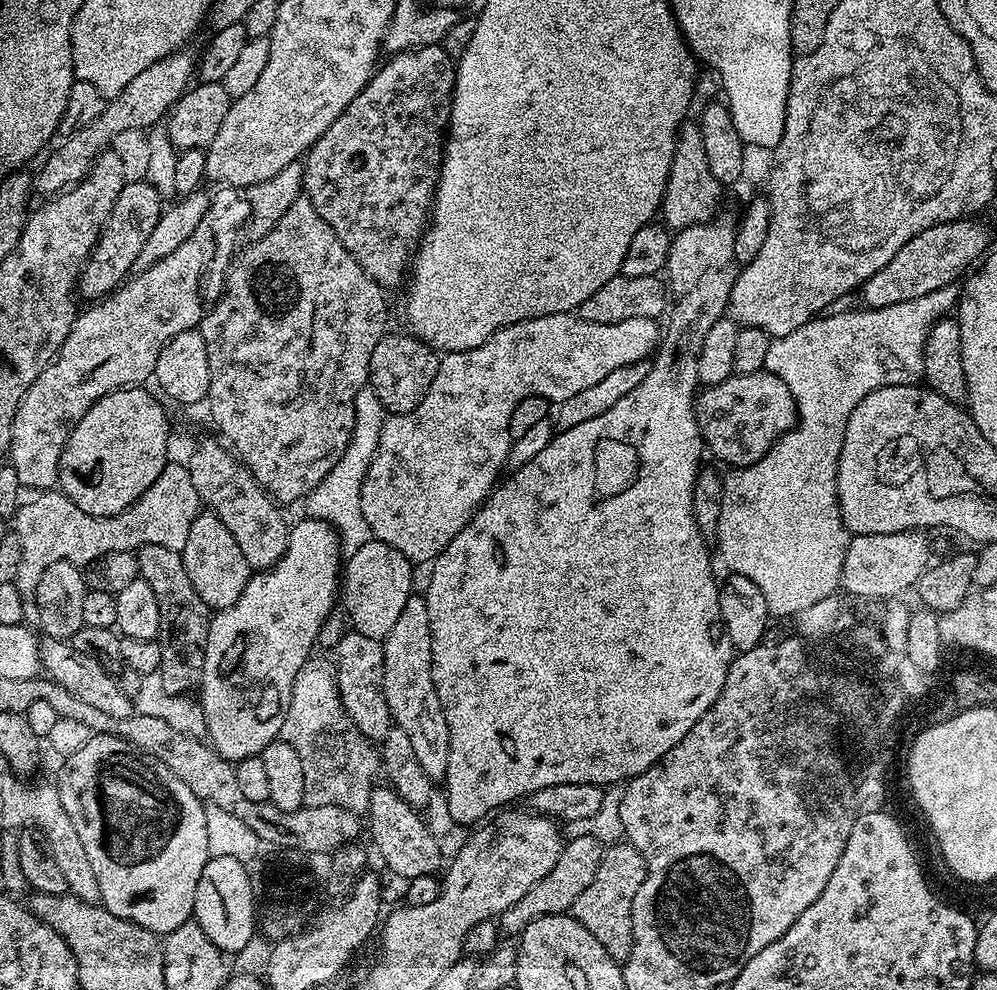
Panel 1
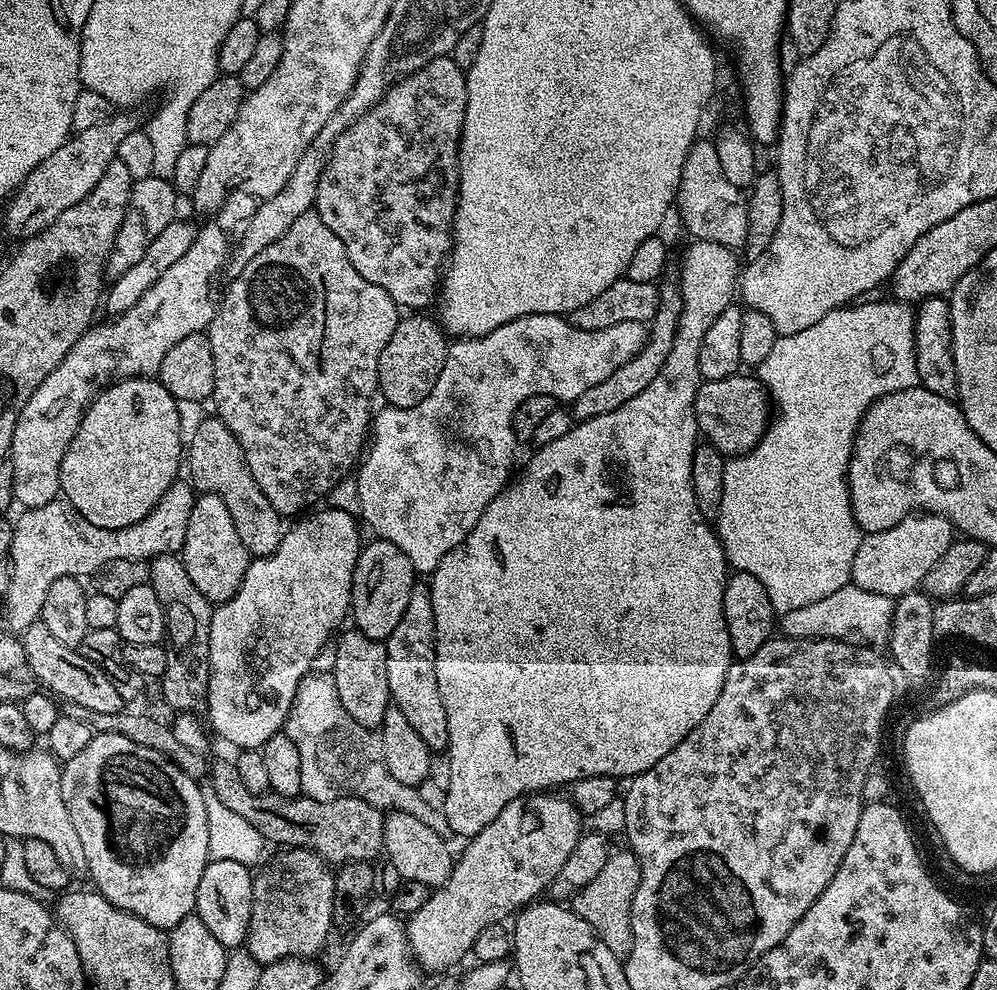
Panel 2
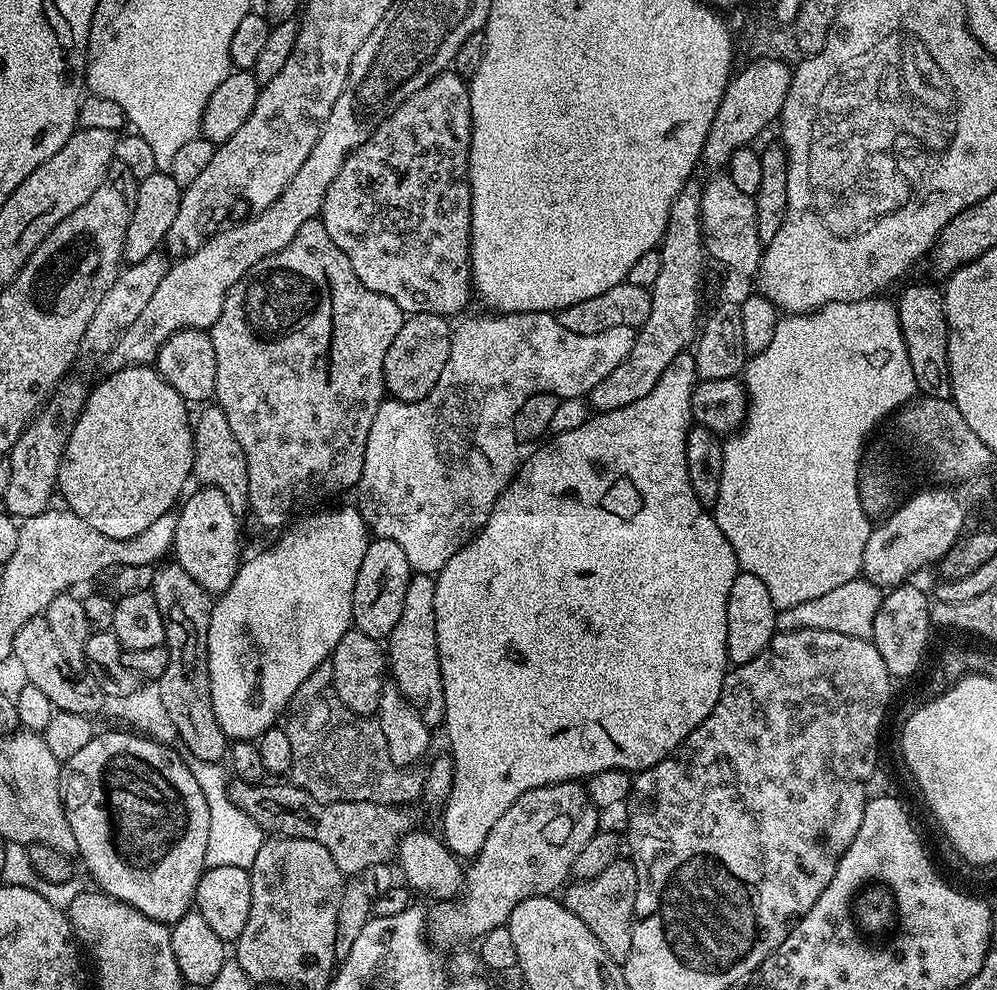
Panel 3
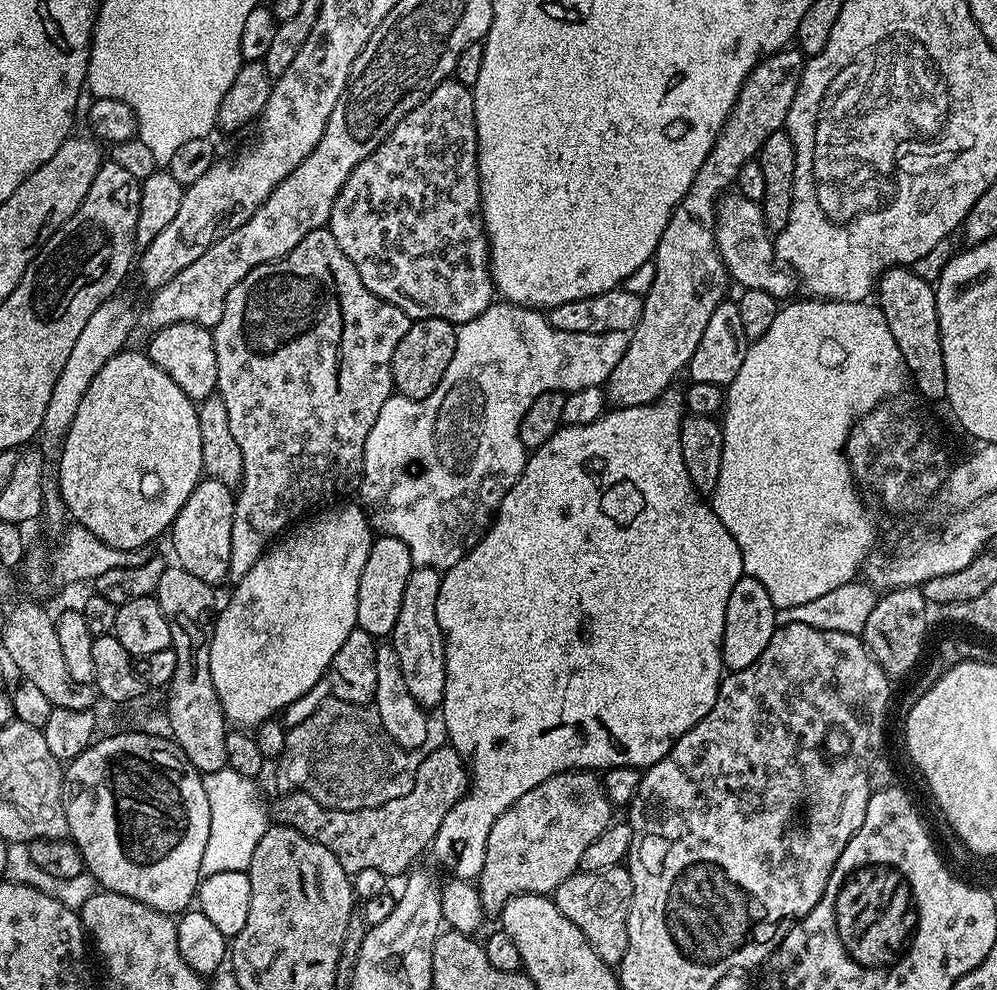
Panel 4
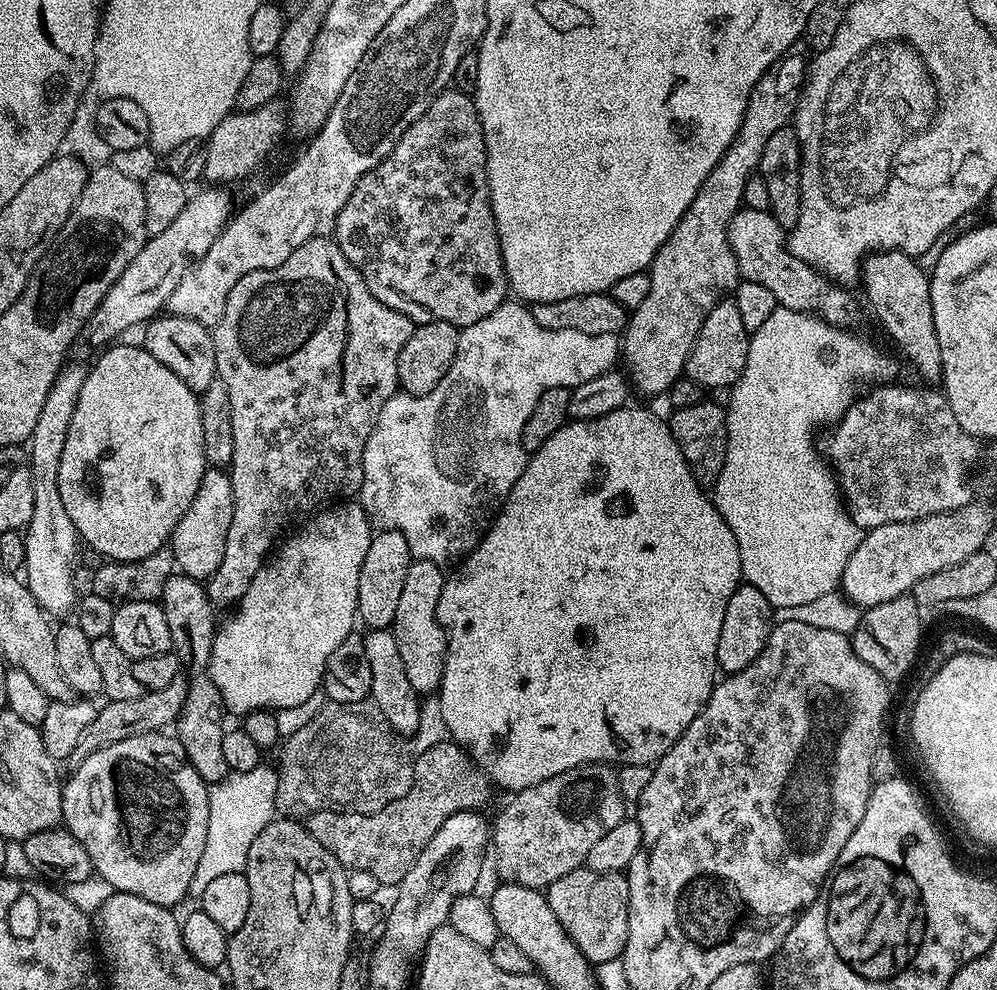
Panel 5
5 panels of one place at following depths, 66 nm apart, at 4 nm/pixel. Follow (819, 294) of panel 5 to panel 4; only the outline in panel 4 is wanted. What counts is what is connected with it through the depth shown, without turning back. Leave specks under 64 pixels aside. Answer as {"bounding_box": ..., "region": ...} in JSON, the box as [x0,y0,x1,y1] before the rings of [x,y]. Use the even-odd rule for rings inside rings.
{"bounding_box":[716,194,797,302],"region":[[[728,194],[721,199],[716,206],[716,249],[720,251],[729,277],[735,283],[737,280],[741,289],[766,290],[766,294],[780,302],[797,295],[797,277],[777,260],[773,233],[769,232],[764,209],[757,201],[739,194]]]}

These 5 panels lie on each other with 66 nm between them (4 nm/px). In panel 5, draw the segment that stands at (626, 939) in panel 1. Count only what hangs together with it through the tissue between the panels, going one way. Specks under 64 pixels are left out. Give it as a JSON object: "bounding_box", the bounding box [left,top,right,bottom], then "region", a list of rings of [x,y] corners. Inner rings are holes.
{"bounding_box":[546,866,630,966],"region":[[[586,866],[575,868],[566,878],[558,878],[558,882],[550,885],[546,895],[554,918],[558,918],[562,930],[566,930],[589,964],[595,966],[623,957],[630,930],[630,890],[624,872],[595,872]]]}

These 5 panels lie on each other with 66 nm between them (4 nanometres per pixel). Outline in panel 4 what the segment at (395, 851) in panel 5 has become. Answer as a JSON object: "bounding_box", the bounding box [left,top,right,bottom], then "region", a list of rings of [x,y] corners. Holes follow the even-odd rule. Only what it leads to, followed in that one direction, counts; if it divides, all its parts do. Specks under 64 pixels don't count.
{"bounding_box":[270,746,470,878],"region":[[[450,746],[443,747],[436,748],[433,752],[425,751],[423,753],[423,755],[425,754],[424,760],[422,756],[416,765],[414,786],[409,792],[402,794],[402,798],[390,798],[390,802],[382,802],[382,806],[362,810],[334,810],[322,806],[305,792],[286,792],[277,795],[277,800],[270,804],[271,819],[276,824],[284,824],[288,828],[298,830],[298,834],[326,846],[326,850],[330,850],[330,854],[334,854],[334,858],[338,858],[338,862],[350,874],[360,870],[375,869],[380,870],[387,878],[400,875],[403,877],[413,867],[411,864],[423,852],[429,851],[432,840],[438,834],[438,826],[442,826],[442,818],[446,818],[446,814],[450,814],[453,806],[468,791],[470,783],[468,765]]]}

